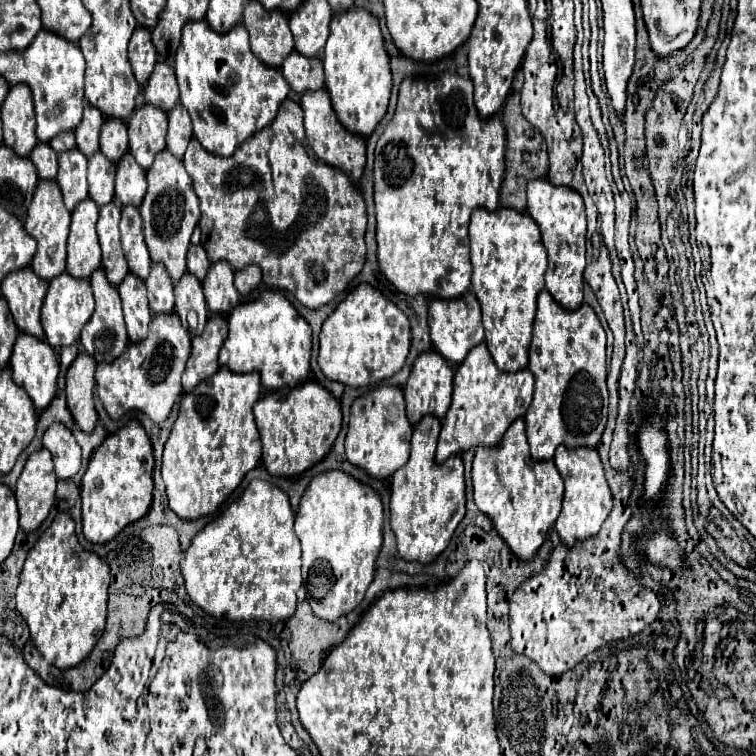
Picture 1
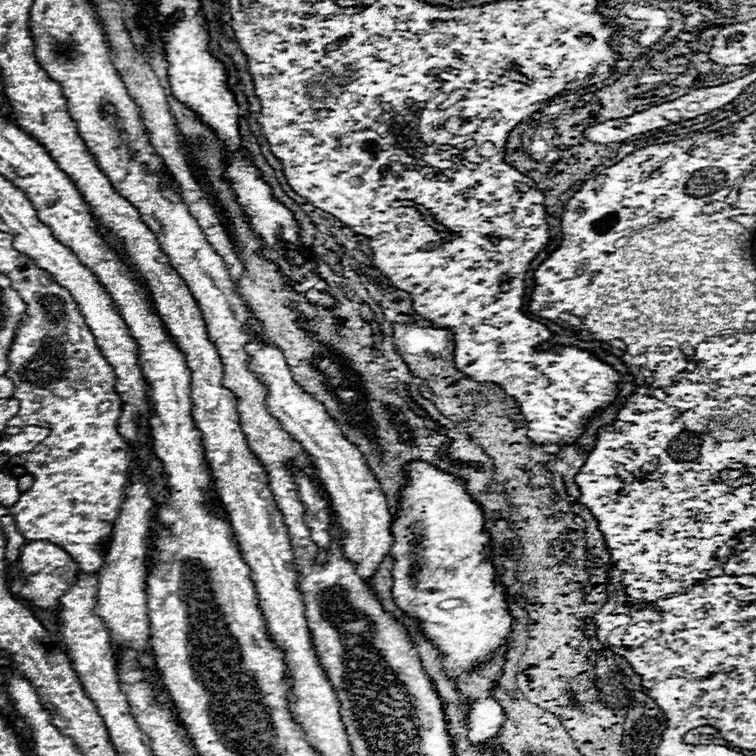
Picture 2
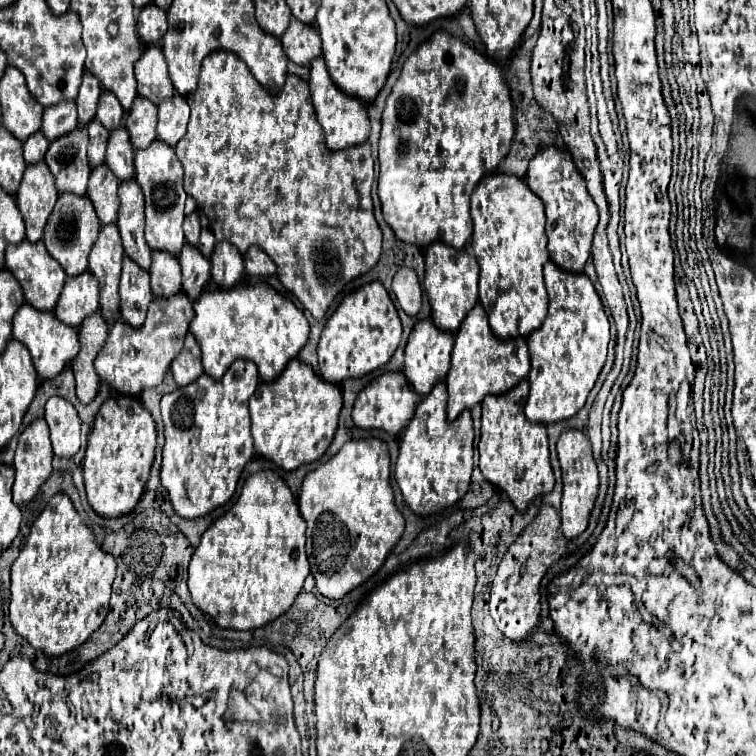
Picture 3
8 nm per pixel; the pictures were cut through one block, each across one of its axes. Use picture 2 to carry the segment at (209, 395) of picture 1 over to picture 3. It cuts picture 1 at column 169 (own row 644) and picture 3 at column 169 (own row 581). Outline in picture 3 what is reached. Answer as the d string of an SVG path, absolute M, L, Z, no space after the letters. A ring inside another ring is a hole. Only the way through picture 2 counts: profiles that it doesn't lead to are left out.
M236 360L230 364L226 374L220 380L202 374L196 382L176 388L170 394L164 394L160 408L164 420L164 456L162 456L162 486L168 490L170 502L174 510L182 518L200 518L212 512L214 508L226 504L236 492L238 478L246 466L246 462L254 454L252 436L250 436L250 414L248 400L254 394L258 384L258 368L250 360Z

